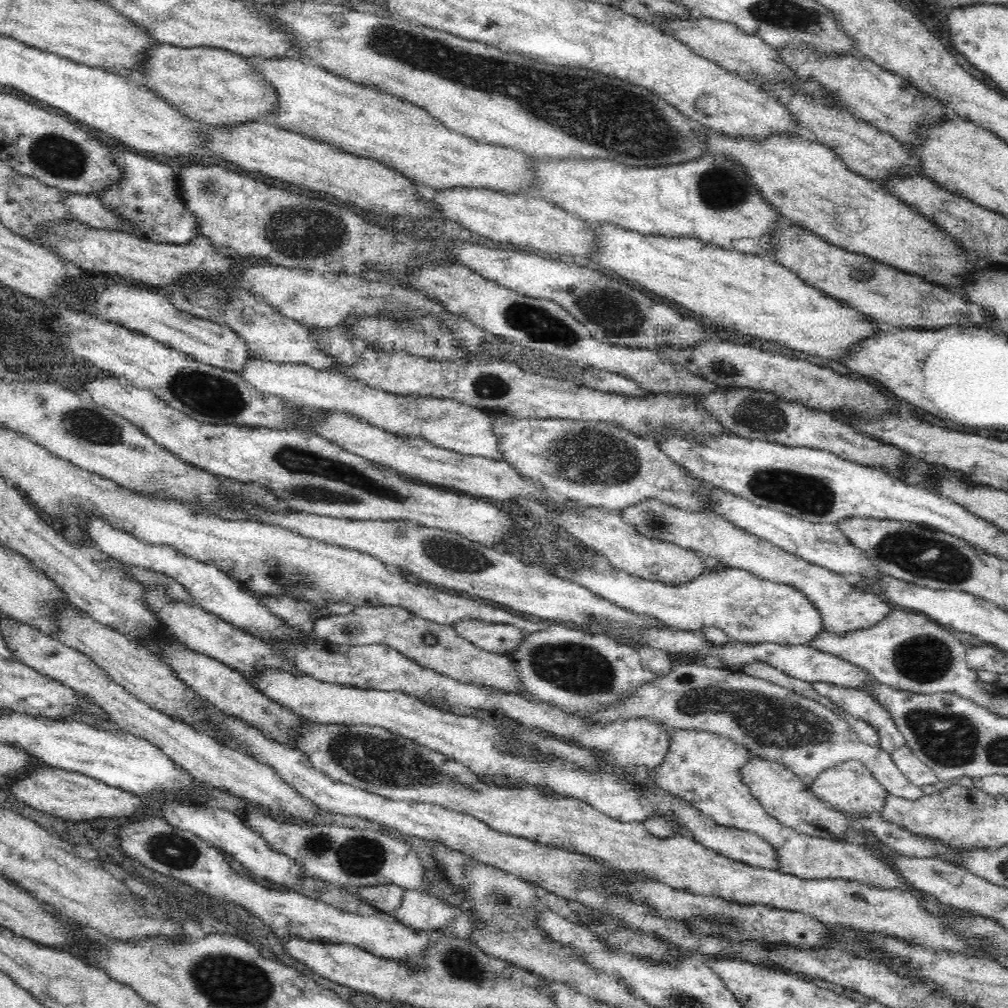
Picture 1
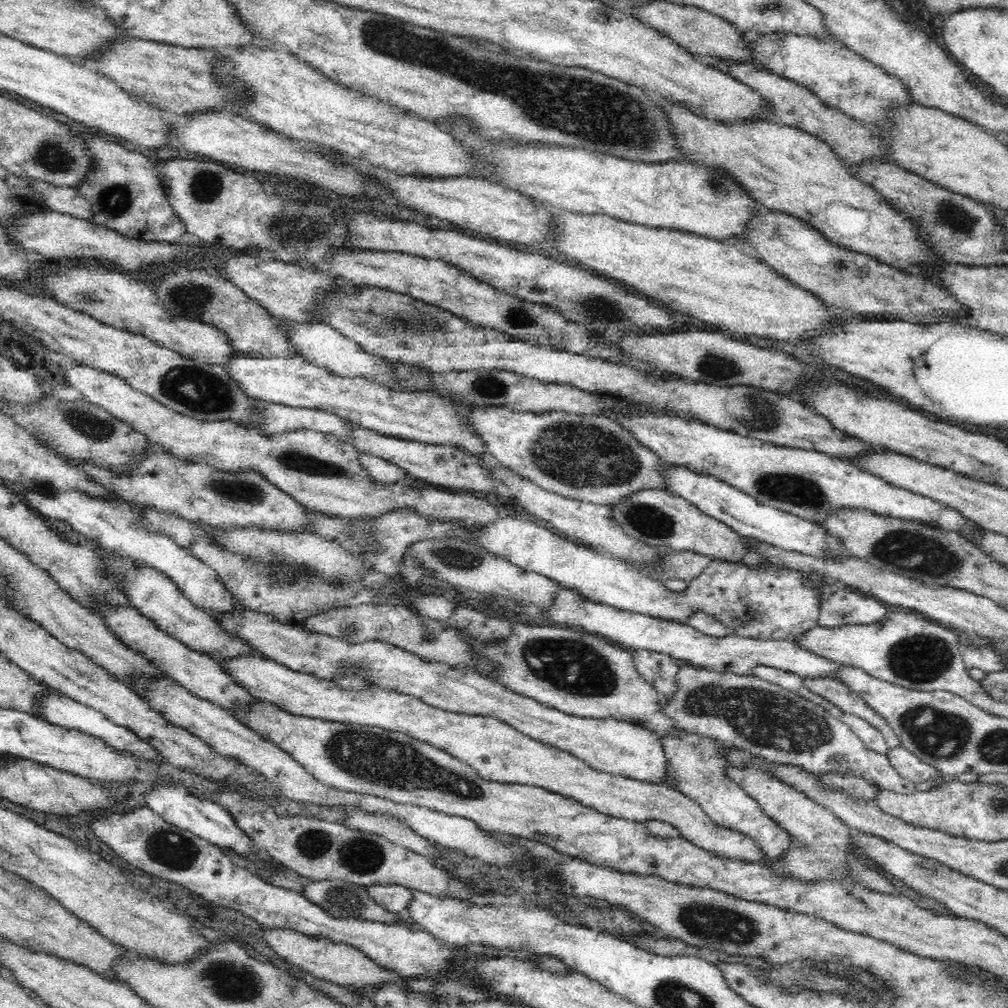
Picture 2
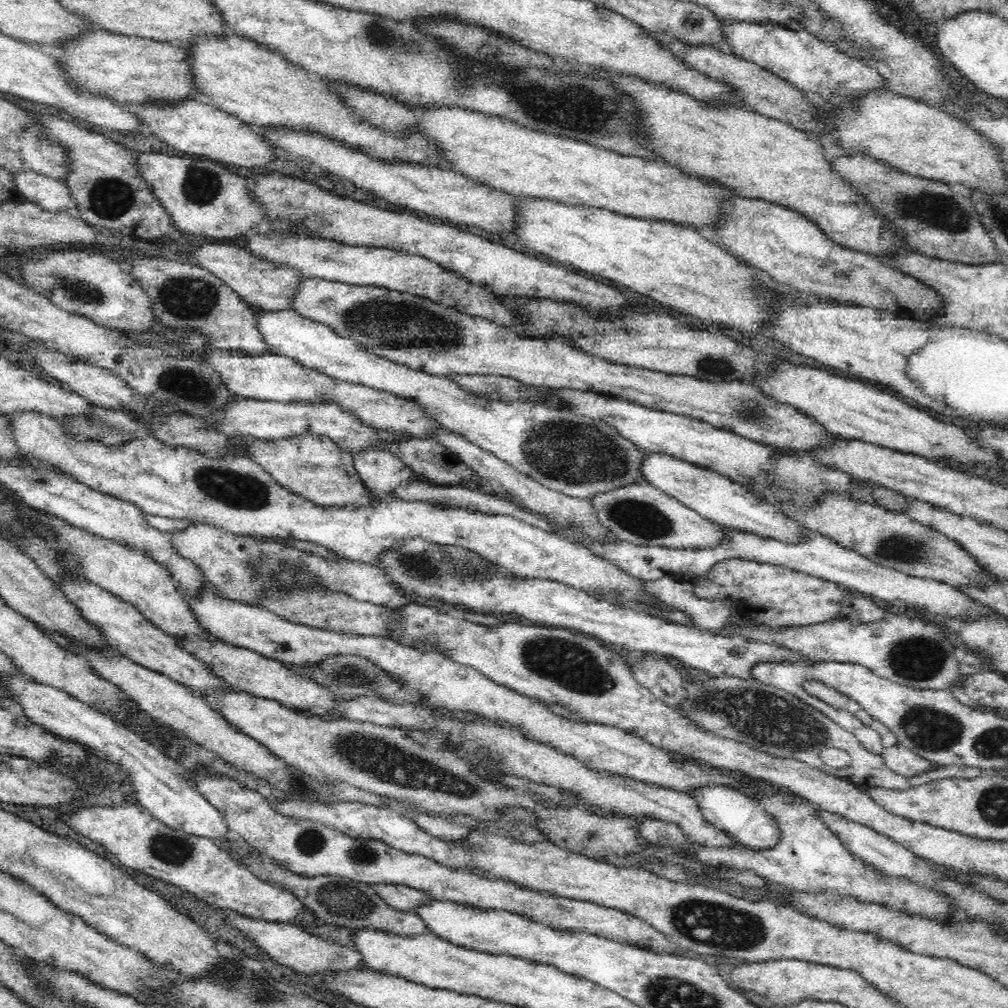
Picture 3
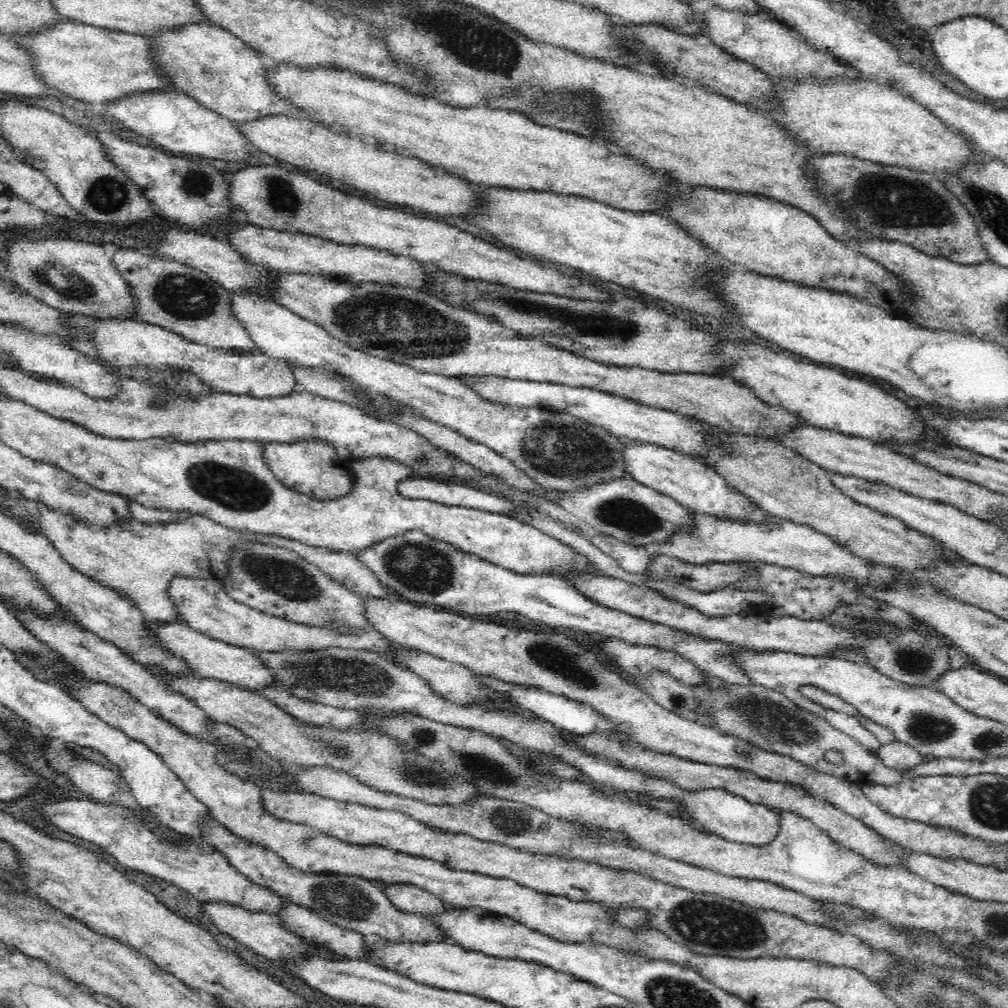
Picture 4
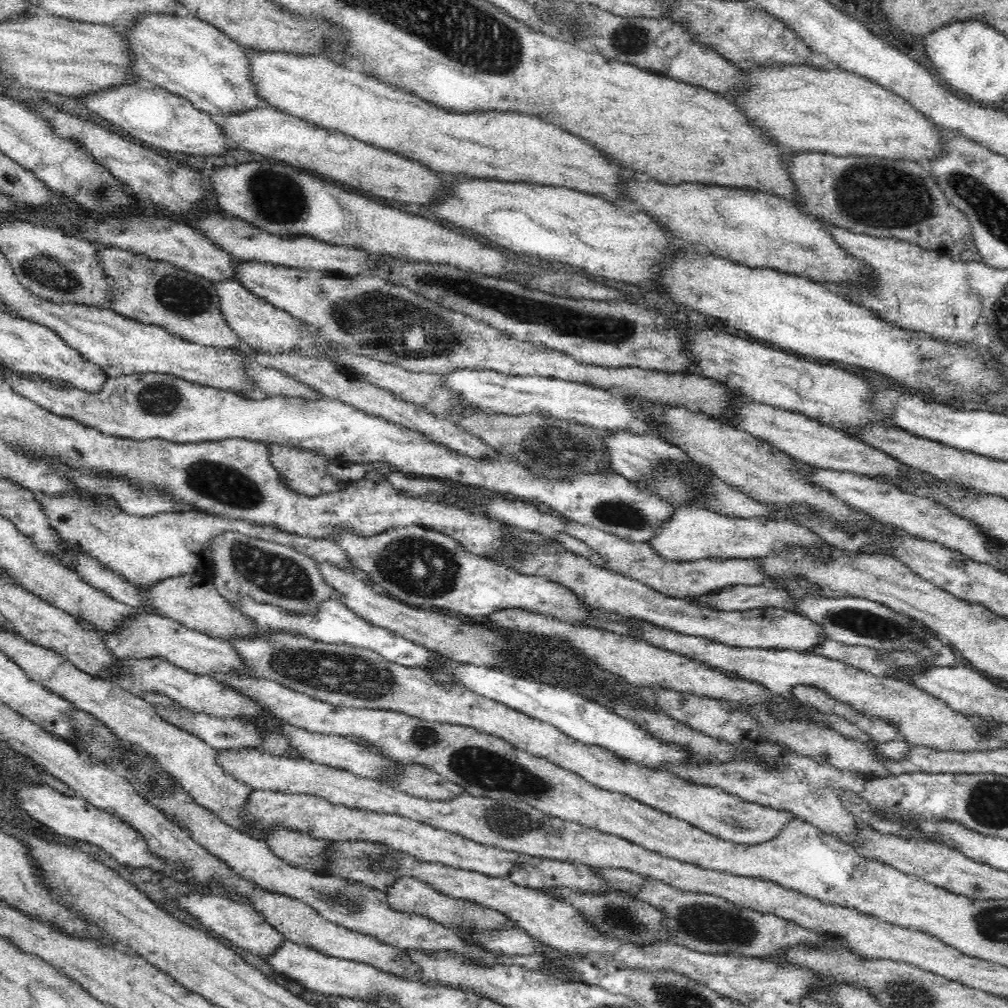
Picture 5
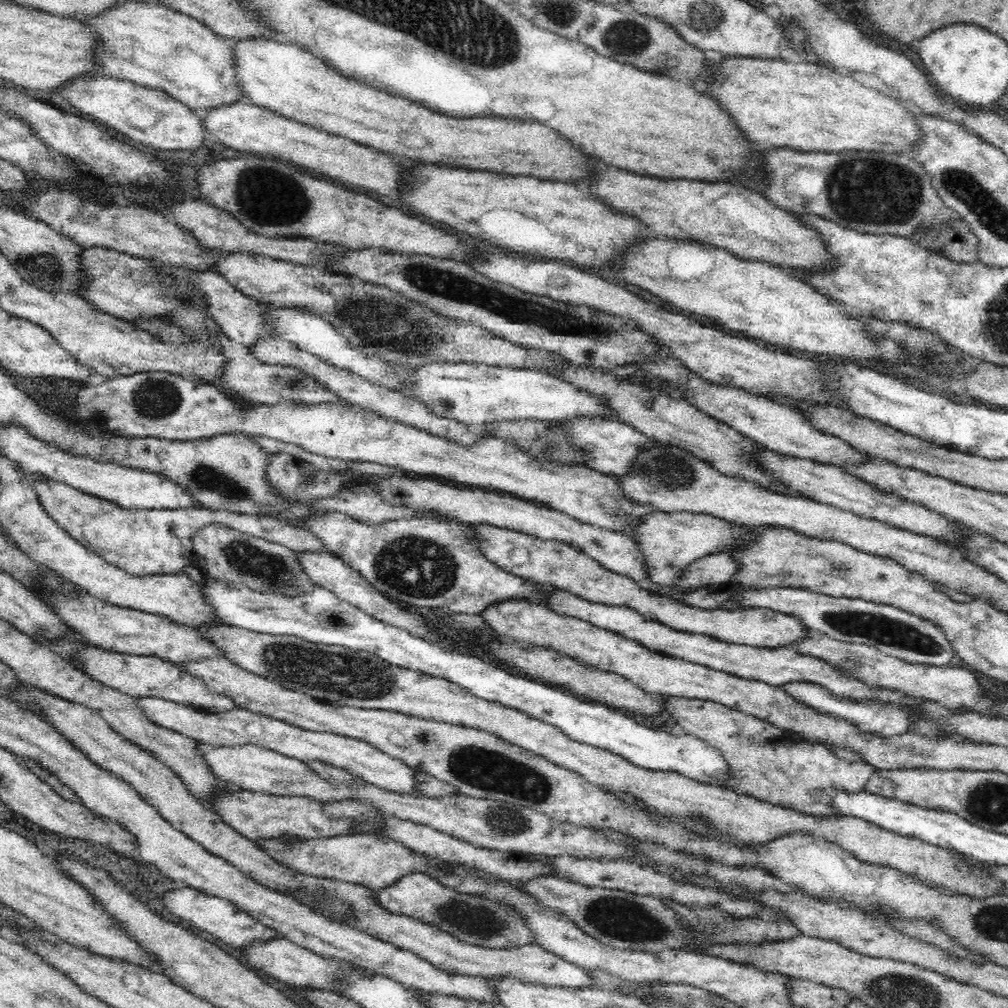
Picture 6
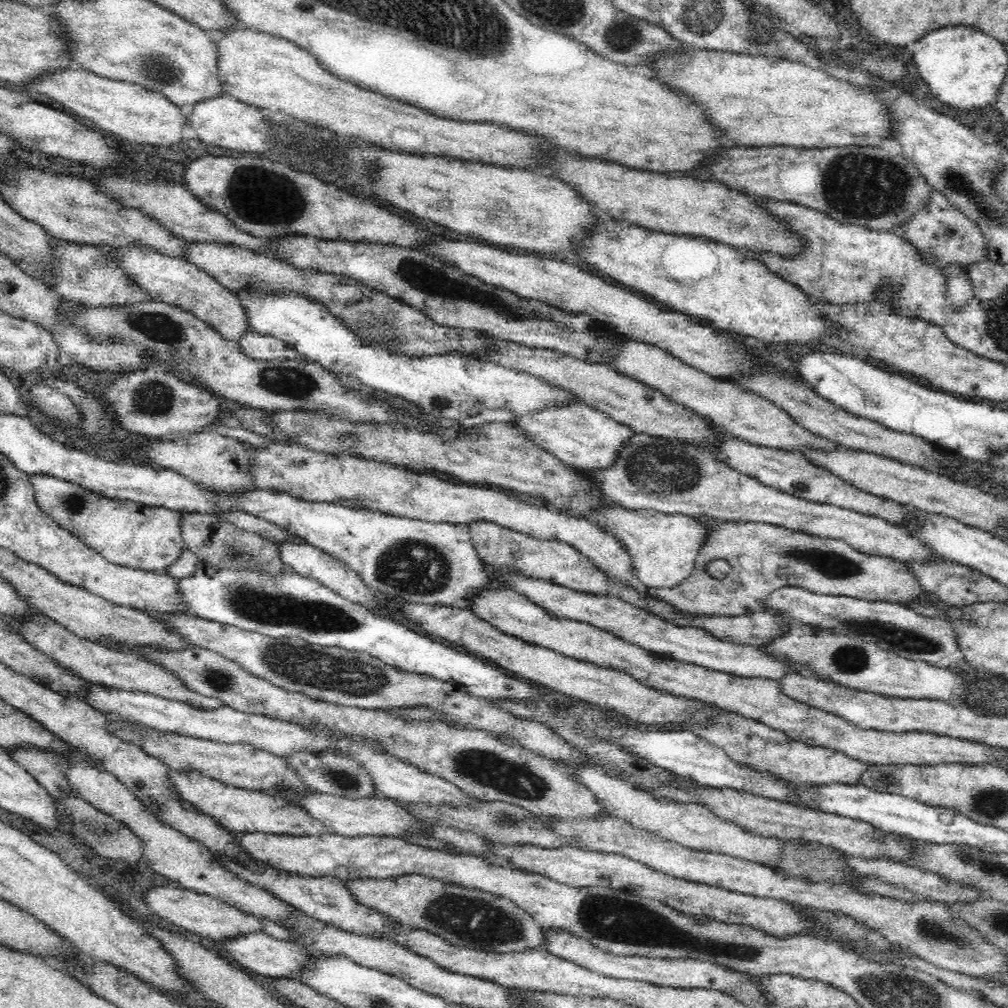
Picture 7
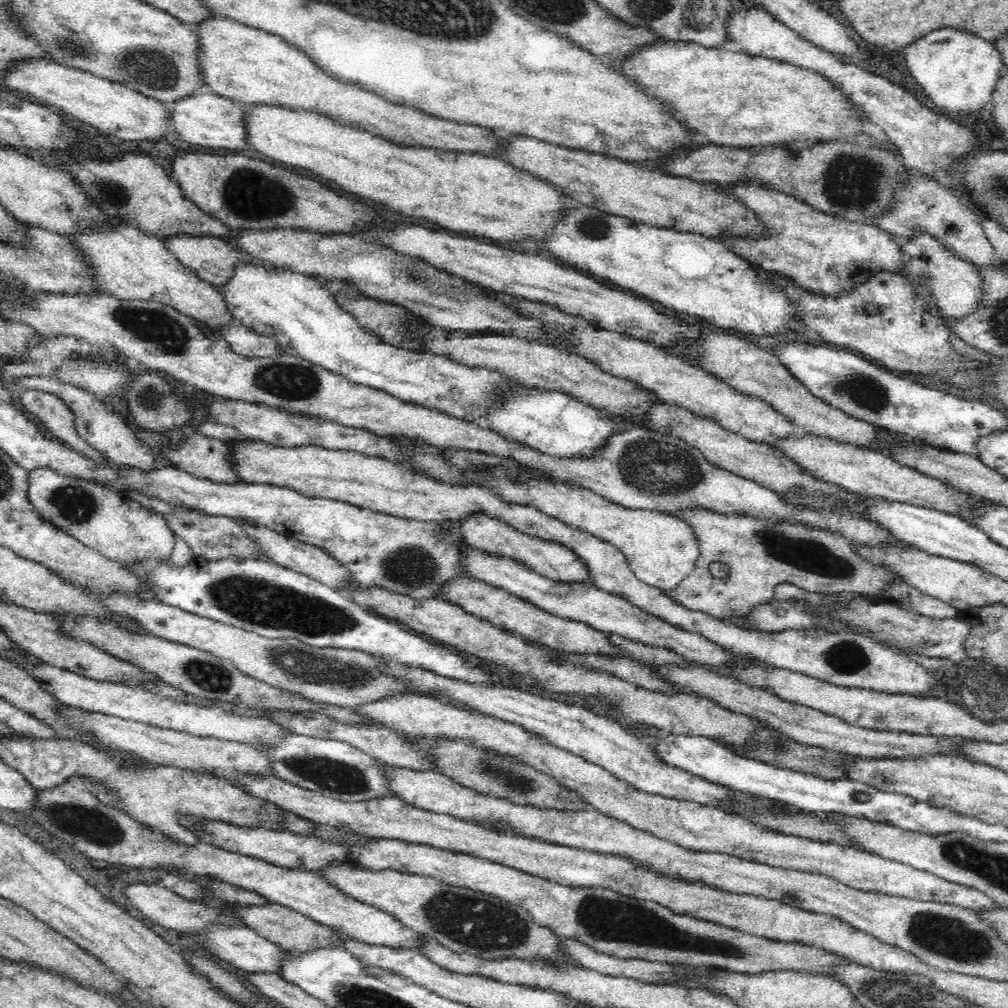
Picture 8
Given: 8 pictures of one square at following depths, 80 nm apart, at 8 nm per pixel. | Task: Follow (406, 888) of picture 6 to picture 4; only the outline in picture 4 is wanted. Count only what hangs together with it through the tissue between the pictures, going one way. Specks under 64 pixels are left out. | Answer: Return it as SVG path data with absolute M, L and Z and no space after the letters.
M393 883L388 886L387 893L389 901L398 910L405 913L430 916L445 909L445 906L448 905L426 890L401 883Z

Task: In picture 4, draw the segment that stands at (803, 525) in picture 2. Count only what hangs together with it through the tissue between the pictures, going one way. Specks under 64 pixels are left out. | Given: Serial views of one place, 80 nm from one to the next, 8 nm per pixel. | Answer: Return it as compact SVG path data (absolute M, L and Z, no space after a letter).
M633 441L626 444L624 454L632 478L672 497L694 513L726 521L749 522L754 526L770 525L776 517L762 509L740 489L730 485L726 477L718 473L714 467L706 466L704 462L695 458L661 446L642 445Z

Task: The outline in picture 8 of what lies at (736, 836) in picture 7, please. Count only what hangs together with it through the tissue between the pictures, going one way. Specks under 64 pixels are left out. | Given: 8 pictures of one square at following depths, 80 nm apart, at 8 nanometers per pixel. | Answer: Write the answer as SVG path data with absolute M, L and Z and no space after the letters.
M404 694L397 698L386 698L369 705L352 707L352 709L364 713L366 717L382 721L390 729L414 735L415 738L445 735L447 738L472 739L475 746L496 751L498 754L520 757L522 761L534 765L536 769L545 771L546 774L554 775L560 782L565 782L570 788L582 793L592 808L598 809L602 814L623 820L634 828L648 831L658 838L693 851L730 854L736 858L774 867L820 873L866 892L874 891L923 901L943 902L974 911L993 909L996 906L993 900L980 890L948 882L930 872L918 870L894 859L884 858L866 850L847 849L833 842L822 844L809 838L786 836L773 830L760 830L745 818L740 818L736 814L726 814L714 805L642 792L630 786L628 781L616 778L616 775L602 766L588 762L552 744L546 745L542 741L535 741L535 738L518 724L446 706L430 698L429 695Z

